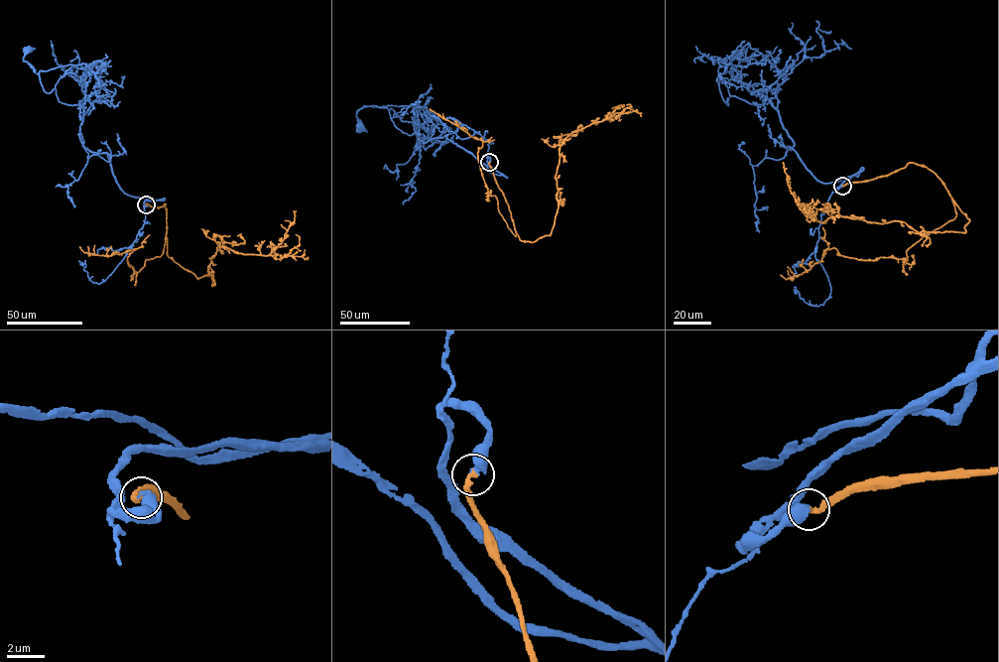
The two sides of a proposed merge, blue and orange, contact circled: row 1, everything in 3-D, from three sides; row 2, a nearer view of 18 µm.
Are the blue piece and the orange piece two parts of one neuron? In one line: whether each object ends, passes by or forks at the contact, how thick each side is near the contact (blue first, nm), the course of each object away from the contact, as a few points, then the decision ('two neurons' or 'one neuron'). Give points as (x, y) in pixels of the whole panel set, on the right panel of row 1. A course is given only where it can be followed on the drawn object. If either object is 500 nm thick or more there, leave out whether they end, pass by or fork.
blue ends there; orange ends there; 320 nm thick on the blue side, 280 nm on the other; blue runs (842, 186), (859, 172), (815, 179), (771, 101), (725, 103), (717, 78), (737, 55); orange runs (842, 186), (925, 166), (969, 220), (964, 232), (836, 215), (822, 222), (795, 198), (783, 162); one neuron

